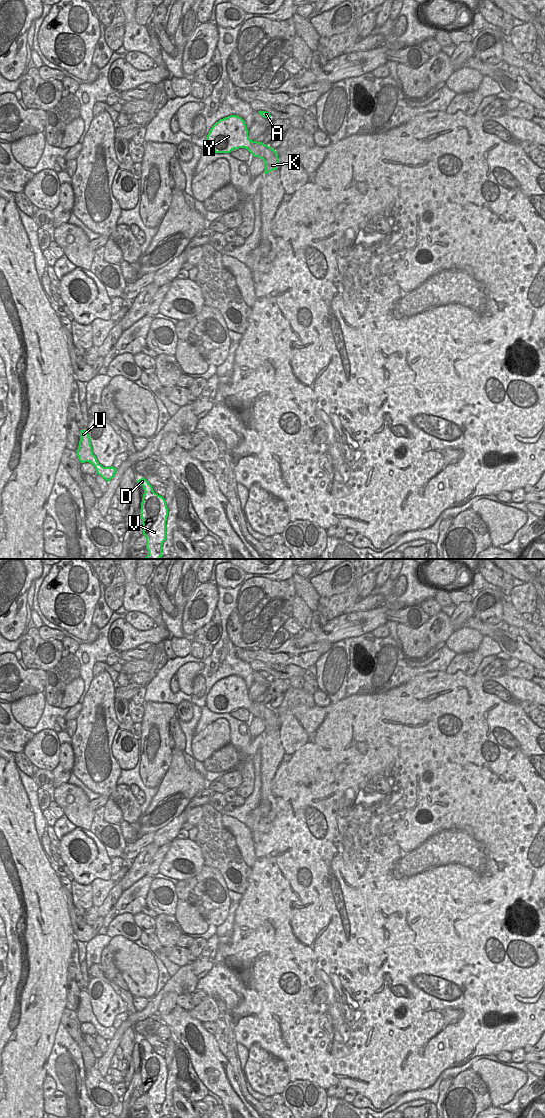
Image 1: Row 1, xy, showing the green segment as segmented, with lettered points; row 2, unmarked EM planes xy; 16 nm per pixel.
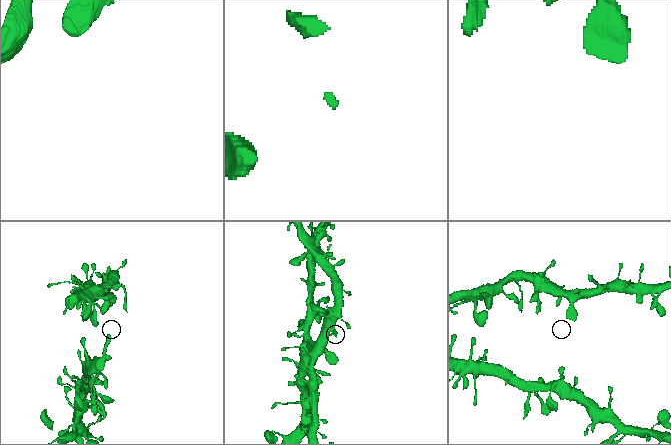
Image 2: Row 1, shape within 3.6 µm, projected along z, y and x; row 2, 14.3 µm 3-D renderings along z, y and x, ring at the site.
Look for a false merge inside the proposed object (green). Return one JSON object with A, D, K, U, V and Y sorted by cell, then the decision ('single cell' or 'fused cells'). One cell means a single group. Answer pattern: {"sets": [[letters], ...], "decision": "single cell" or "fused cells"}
{"sets": [["A", "D", "K", "U", "V", "Y"]], "decision": "single cell"}

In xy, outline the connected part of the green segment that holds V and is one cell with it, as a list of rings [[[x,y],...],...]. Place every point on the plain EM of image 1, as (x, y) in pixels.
[[[141,1038],[137,1042],[143,1046],[144,1054],[141,1062],[141,1079],[143,1095],[146,1098],[148,1115],[145,1118],[160,1118],[162,1105],[166,1100],[166,1081],[168,1068],[165,1059],[153,1051],[149,1042]]]

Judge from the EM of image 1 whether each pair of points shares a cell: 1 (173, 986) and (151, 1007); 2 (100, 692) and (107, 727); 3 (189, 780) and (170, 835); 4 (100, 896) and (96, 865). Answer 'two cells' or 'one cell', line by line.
1: one cell
2: one cell
3: two cells
4: two cells

